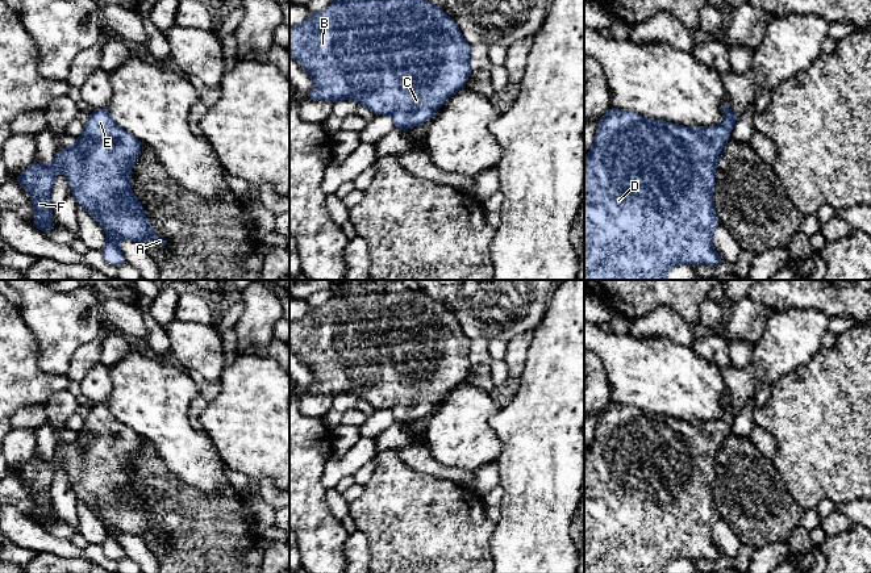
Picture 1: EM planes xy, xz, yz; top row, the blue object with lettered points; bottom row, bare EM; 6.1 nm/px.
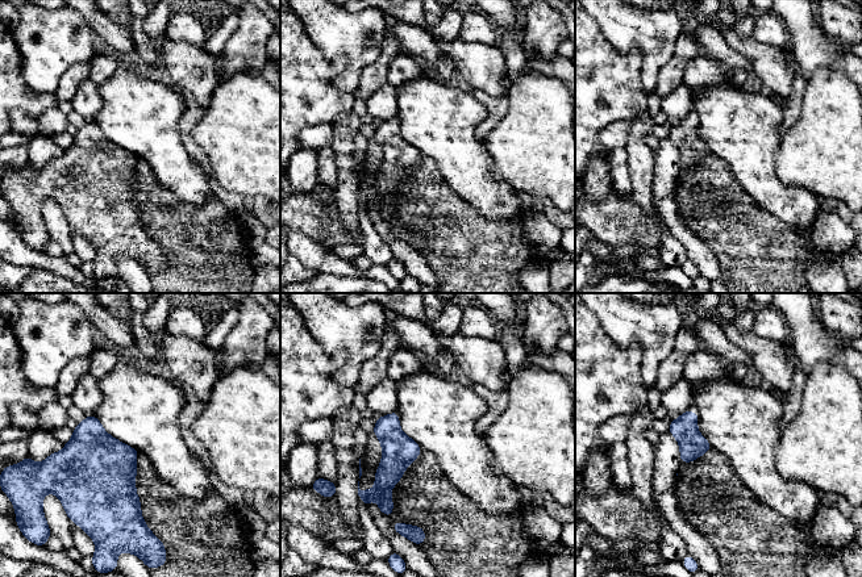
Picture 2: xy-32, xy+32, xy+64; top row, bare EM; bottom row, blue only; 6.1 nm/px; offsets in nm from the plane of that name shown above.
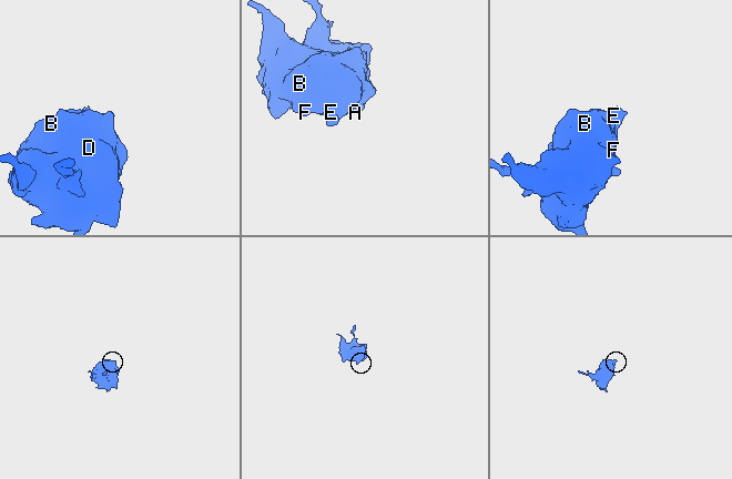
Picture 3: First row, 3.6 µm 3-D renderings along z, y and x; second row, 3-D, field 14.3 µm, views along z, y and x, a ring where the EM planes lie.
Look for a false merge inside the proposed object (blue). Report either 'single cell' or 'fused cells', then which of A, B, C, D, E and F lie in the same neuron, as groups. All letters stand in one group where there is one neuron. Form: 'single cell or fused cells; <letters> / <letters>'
single cell; A B C D E F

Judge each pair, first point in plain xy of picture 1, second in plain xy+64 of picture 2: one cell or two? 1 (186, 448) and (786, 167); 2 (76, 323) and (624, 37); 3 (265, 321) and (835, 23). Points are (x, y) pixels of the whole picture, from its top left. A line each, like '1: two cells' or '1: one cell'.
1: two cells
2: one cell
3: one cell

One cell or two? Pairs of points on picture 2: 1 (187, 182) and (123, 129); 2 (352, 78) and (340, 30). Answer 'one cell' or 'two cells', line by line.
1: one cell
2: one cell

